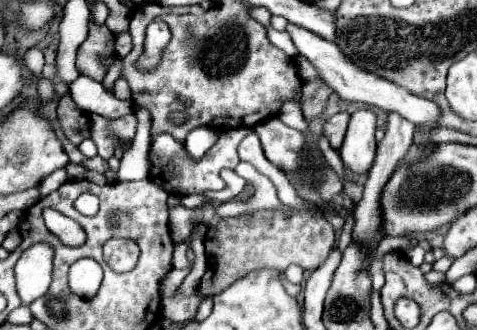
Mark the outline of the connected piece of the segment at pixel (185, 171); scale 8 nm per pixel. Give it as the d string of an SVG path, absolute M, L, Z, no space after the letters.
M237 128L237 130L221 132L217 144L201 160L193 160L189 156L189 152L185 150L185 144L175 140L171 134L159 134L159 136L153 138L149 154L147 154L149 164L151 164L149 178L157 180L165 188L165 192L175 190L171 194L177 194L177 190L181 192L183 188L191 188L195 194L205 194L205 192L211 192L211 190L221 190L225 186L225 182L221 180L220 170L224 168L232 169L238 165L240 159L237 148L247 132L249 132L249 128Z

